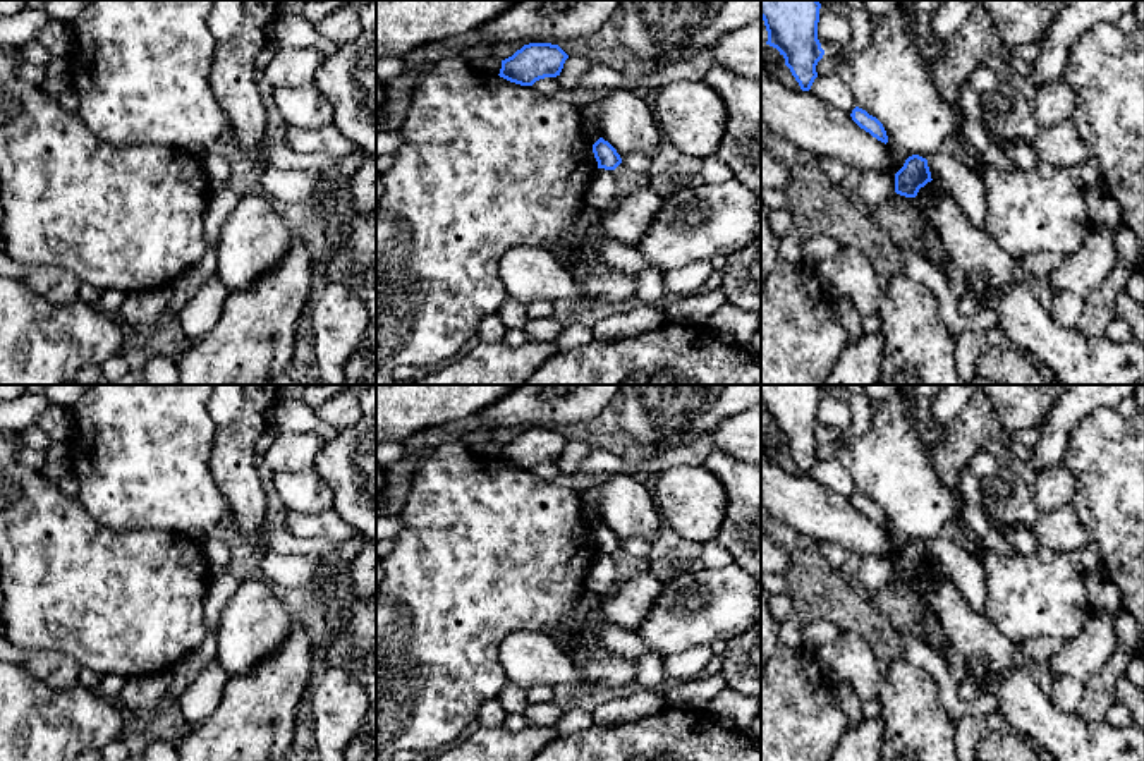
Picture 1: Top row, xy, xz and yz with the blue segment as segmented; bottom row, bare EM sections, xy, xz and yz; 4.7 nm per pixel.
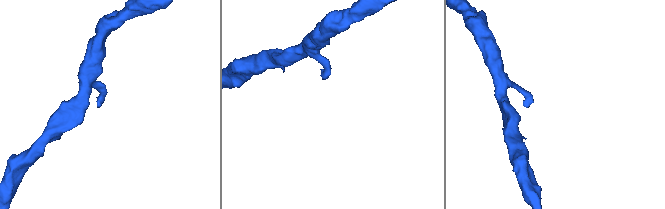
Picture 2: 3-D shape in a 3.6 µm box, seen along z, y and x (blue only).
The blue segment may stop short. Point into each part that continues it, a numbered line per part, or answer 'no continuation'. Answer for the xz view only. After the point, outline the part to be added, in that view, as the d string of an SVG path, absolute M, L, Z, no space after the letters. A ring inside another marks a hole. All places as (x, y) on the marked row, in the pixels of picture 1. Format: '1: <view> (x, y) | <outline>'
no continuation

